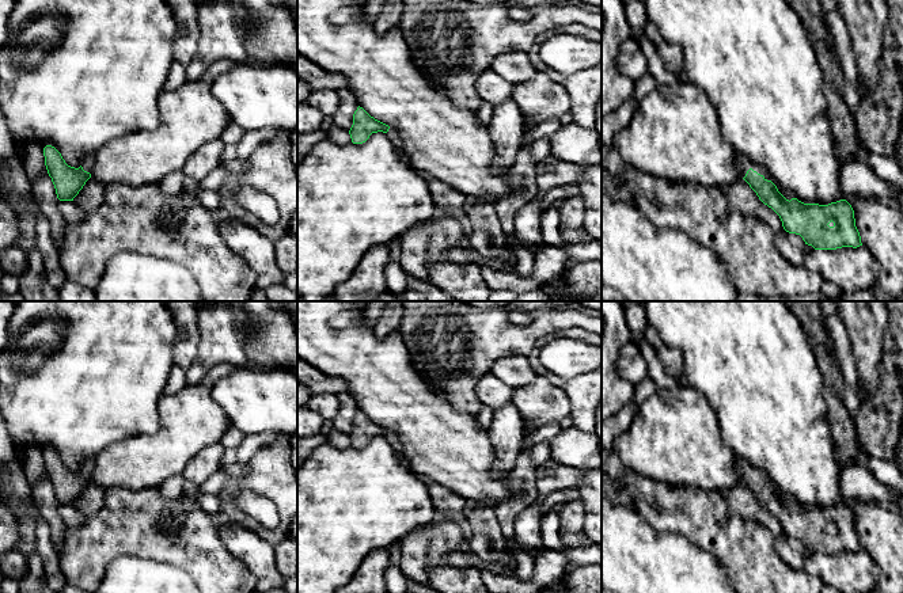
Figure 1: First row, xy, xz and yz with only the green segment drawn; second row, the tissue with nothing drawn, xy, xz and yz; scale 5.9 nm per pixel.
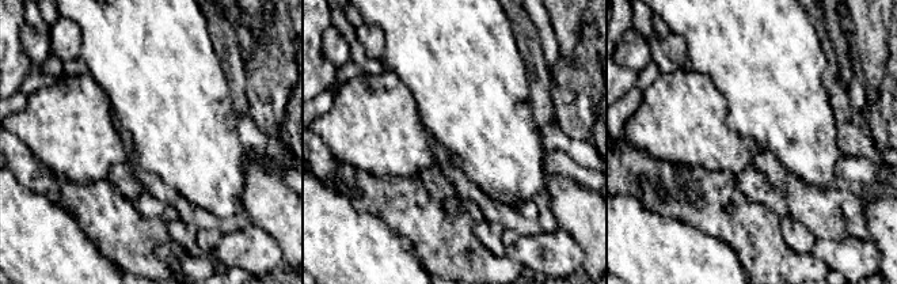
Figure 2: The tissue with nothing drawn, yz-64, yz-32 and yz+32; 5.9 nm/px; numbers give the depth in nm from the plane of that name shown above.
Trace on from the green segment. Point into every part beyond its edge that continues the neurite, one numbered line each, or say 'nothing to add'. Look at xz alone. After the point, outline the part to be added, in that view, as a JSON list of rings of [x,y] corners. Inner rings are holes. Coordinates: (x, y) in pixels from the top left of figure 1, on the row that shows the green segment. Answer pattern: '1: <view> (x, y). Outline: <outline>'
1: xz (393, 135). Outline: [[[390,126],[390,129],[388,129],[388,132],[386,134],[392,141],[392,144],[395,145],[395,148],[398,149],[402,161],[405,164],[410,164],[410,160],[409,160],[407,155],[403,151],[402,141],[401,141],[401,137],[399,137],[397,129],[392,128],[392,126]]]

